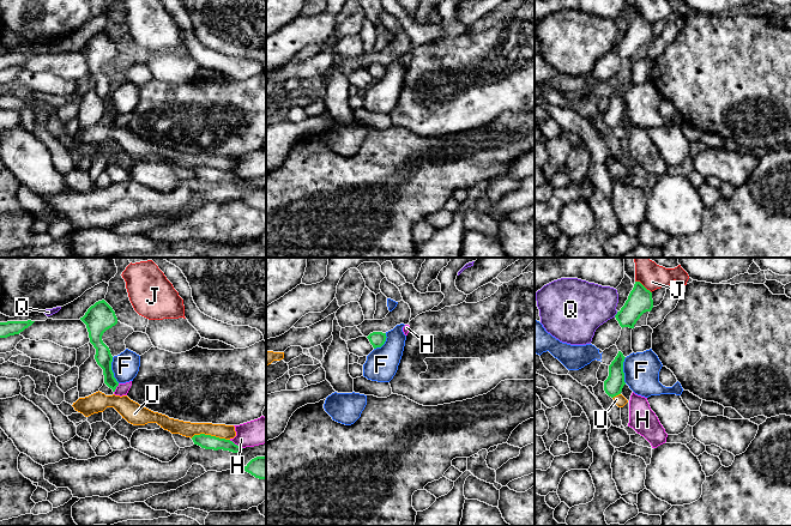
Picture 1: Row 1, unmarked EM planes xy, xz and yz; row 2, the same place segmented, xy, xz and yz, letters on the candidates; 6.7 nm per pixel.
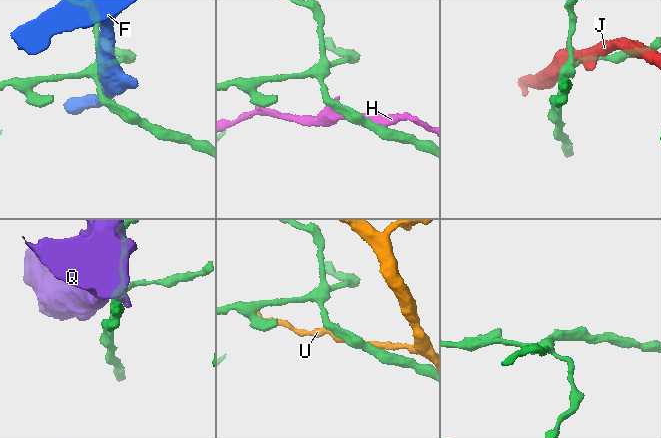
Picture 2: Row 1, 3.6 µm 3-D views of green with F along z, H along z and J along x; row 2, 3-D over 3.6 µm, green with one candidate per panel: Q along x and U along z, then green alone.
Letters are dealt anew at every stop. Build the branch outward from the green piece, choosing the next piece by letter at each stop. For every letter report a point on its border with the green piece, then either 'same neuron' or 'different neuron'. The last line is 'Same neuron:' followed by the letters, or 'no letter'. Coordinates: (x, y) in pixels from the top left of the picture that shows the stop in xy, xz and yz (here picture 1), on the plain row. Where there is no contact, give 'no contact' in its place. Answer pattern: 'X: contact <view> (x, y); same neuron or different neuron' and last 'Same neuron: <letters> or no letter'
F: contact xy (112, 102); different neuron
H: contact xy (236, 176); different neuron
J: contact yz (642, 17); different neuron
Q: contact yz (616, 46); different neuron
U: contact xy (210, 167); different neuron
Same neuron: no letter

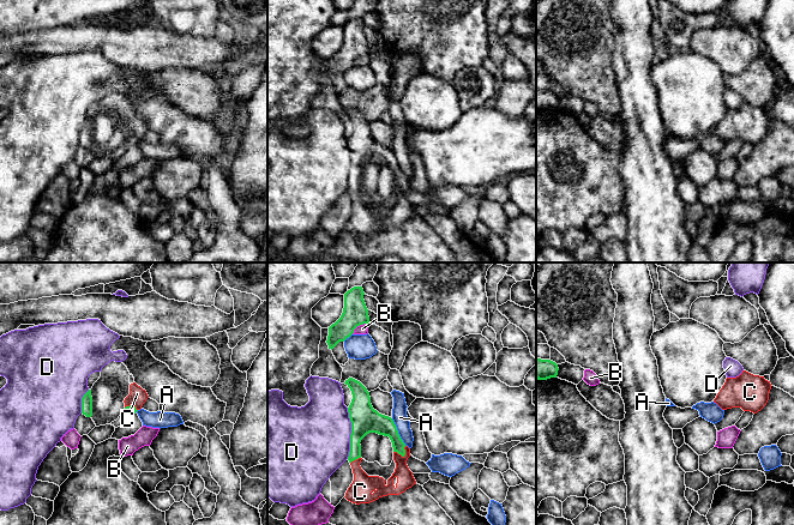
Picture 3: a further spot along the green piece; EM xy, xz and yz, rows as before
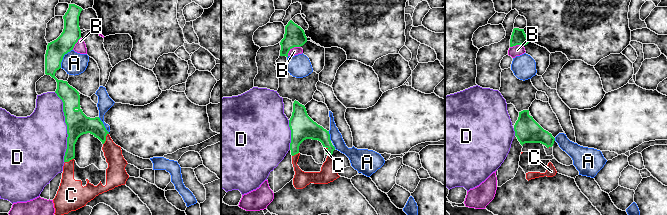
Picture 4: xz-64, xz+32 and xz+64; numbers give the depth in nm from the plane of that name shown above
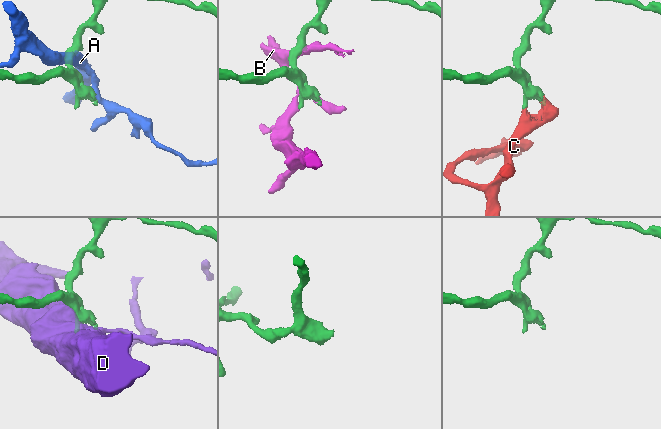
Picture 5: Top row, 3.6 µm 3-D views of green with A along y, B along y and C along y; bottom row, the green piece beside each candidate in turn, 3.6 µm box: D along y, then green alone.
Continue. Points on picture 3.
A: contact xz (397, 163); different neuron
B: contact xz (359, 56); different neuron
C: contact xz (403, 187); same neuron
D: contact xz (352, 164); different neuron
Same neuron: C

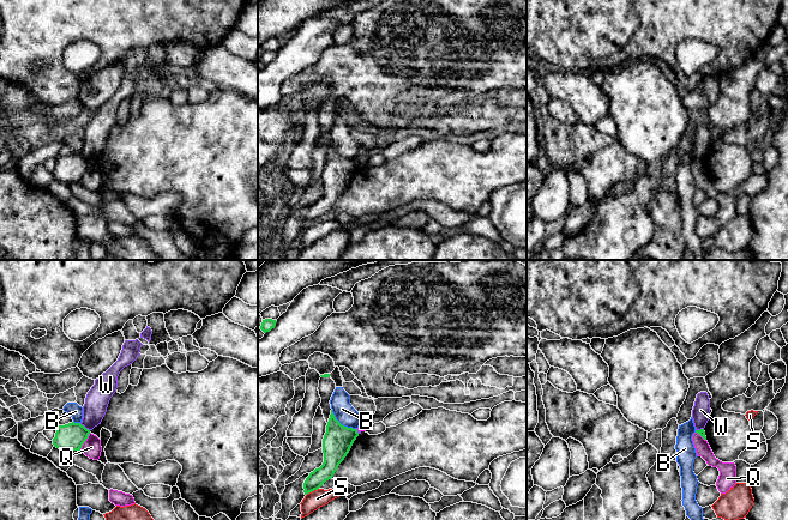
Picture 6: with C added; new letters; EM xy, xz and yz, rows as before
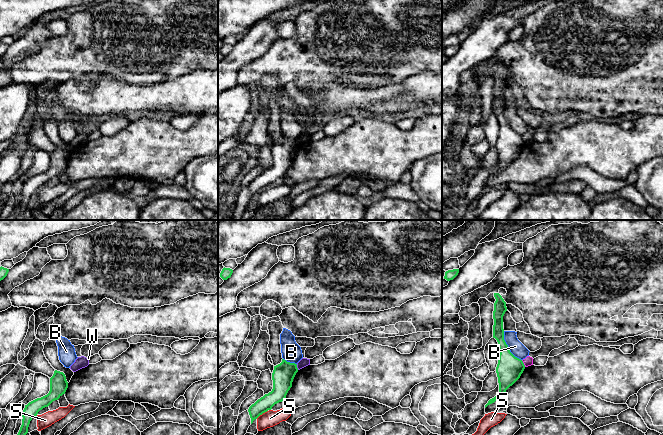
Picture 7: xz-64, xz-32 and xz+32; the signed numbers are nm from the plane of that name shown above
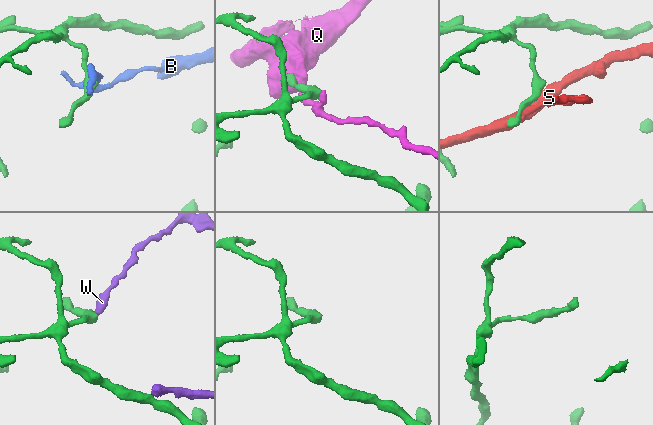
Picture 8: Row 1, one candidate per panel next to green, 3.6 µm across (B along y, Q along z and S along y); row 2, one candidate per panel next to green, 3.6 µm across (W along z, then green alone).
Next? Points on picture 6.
B: contact xz (341, 156); different neuron
Q: contact xy (85, 171); different neuron
S: contact xz (312, 222); different neuron
W: contact xy (83, 157); different neuron
Same neuron: no letter

